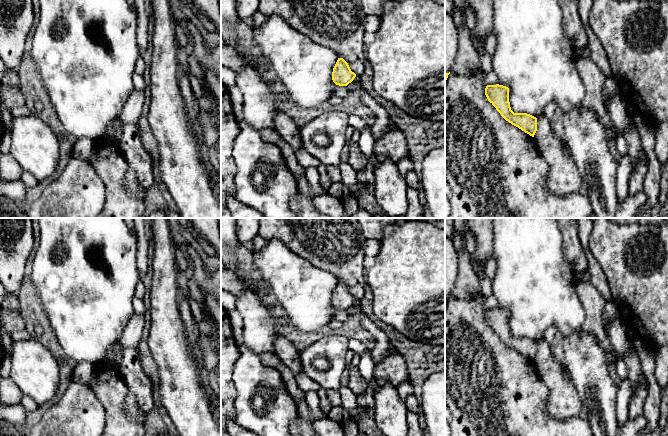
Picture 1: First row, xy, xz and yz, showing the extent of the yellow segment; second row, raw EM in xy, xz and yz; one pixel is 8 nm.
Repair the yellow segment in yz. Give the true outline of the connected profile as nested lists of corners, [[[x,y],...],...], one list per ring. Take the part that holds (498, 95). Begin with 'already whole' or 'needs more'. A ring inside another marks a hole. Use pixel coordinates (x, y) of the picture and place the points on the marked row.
already whole; [[[499,84],[487,85],[485,95],[506,121],[534,137],[537,131],[537,118],[527,113],[514,113],[511,110],[508,87]]]

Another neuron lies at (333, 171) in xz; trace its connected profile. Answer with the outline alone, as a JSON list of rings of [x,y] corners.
[[[327,166],[326,170],[333,183],[342,182],[342,176],[340,174],[338,166]]]

